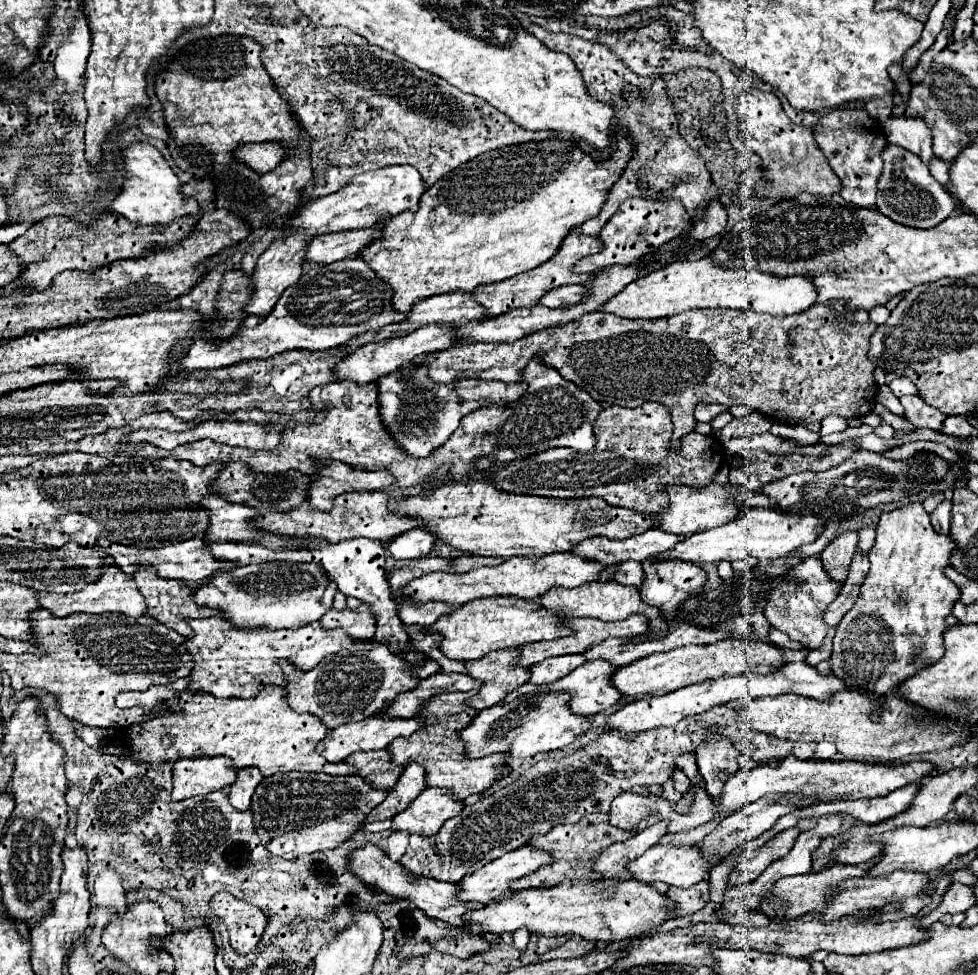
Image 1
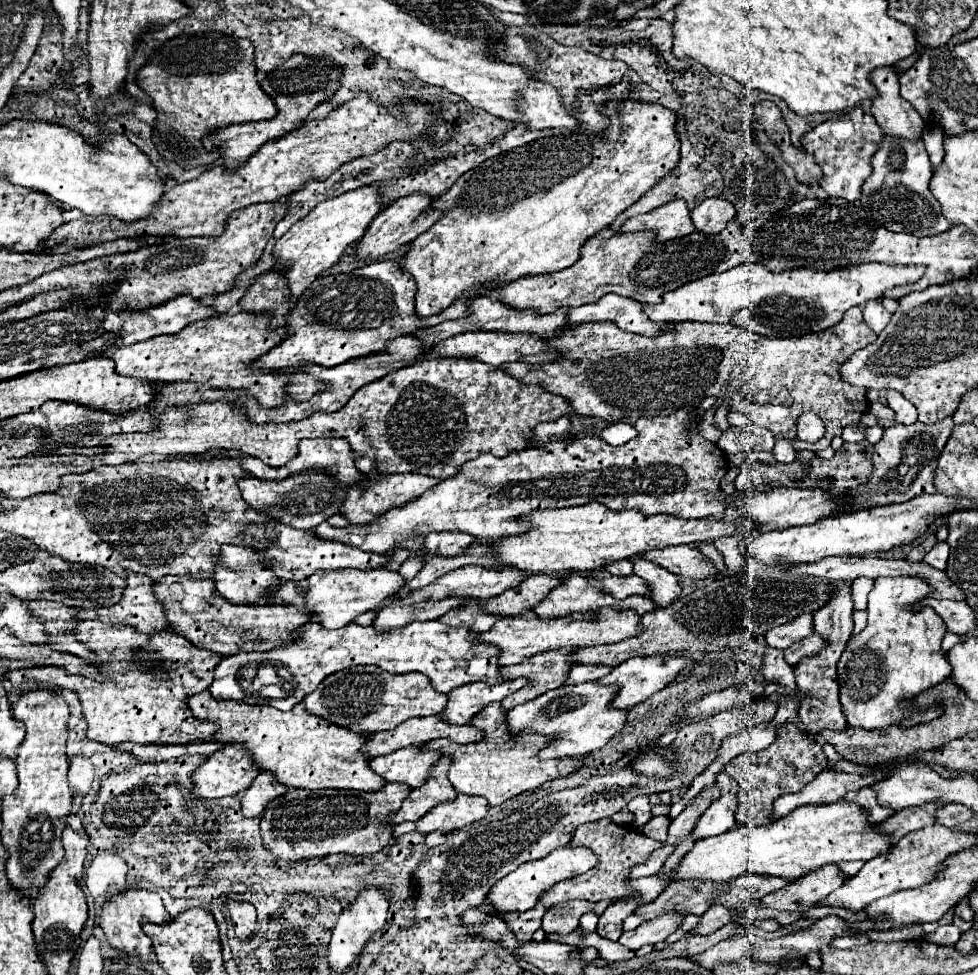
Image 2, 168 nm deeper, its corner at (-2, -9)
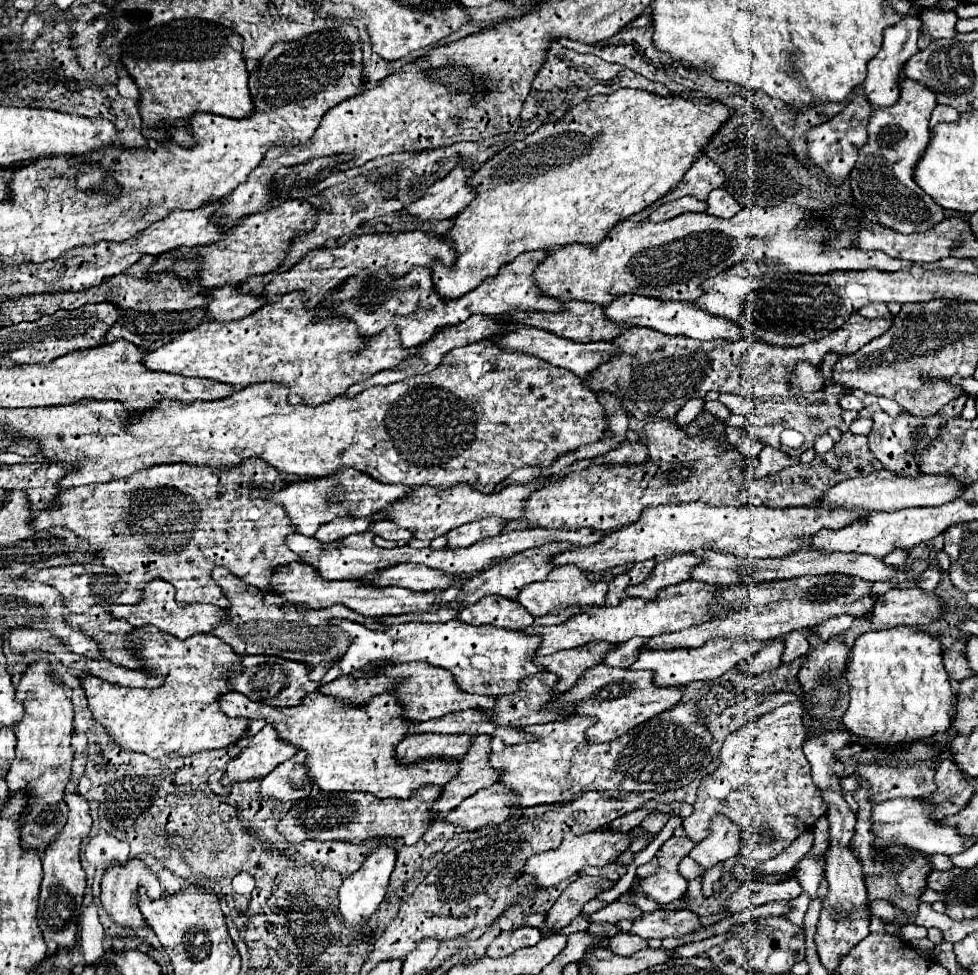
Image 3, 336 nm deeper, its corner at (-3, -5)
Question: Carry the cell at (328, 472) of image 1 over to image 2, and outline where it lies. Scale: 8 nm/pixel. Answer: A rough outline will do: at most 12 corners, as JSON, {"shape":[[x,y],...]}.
{"shape":[[392,474],[354,486],[342,506],[350,524],[374,522],[440,480]]}

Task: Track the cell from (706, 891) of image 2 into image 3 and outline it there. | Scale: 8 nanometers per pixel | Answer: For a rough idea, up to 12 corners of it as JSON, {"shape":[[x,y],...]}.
{"shape":[[611,902],[591,922],[635,922],[643,912],[635,904]]}

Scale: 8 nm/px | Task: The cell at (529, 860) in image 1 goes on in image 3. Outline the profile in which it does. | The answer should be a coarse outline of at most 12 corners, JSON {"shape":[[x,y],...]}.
{"shape":[[615,830],[565,834],[521,874],[551,888],[585,866],[607,866],[629,848]]}

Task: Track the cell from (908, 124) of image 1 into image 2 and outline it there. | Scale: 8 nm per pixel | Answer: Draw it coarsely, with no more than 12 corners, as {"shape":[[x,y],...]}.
{"shape":[[898,72],[870,74],[870,112],[882,132],[922,138],[924,120],[900,96]]}

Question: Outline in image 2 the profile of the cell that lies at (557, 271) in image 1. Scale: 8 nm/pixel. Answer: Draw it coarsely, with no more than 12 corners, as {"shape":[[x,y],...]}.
{"shape":[[746,222],[658,242],[592,236],[558,274],[500,300],[548,314],[602,292],[656,304],[678,286],[762,258]]}

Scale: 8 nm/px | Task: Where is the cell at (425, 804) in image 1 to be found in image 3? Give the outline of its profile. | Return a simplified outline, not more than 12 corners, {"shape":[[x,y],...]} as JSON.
{"shape":[[497,782],[465,798],[445,822],[501,824],[517,794]]}

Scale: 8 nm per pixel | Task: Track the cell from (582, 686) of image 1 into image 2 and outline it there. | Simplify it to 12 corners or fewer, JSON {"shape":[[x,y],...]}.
{"shape":[[630,658],[602,684],[614,708],[632,708],[676,682],[692,658]]}

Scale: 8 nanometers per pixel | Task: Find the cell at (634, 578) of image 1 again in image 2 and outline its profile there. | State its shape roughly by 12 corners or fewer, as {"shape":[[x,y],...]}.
{"shape":[[630,560],[612,562],[606,566],[610,574],[630,576],[632,562]]}

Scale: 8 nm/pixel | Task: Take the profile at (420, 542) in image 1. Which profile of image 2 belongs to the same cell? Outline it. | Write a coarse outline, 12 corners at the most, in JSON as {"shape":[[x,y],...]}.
{"shape":[[434,532],[424,554],[458,556],[476,542],[470,534]]}

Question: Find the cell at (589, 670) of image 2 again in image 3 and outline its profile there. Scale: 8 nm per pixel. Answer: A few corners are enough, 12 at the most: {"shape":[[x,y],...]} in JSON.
{"shape":[[645,638],[615,644],[603,666],[629,668]]}

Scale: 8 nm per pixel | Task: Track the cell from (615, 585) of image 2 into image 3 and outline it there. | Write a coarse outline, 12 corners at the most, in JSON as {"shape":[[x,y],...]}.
{"shape":[[673,556],[657,564],[627,596],[655,598],[657,590],[687,580],[699,558]]}

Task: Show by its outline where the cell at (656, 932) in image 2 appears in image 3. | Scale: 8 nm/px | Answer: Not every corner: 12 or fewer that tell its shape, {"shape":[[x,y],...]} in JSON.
{"shape":[[617,932],[609,940],[615,954],[631,956],[647,948],[637,934]]}

